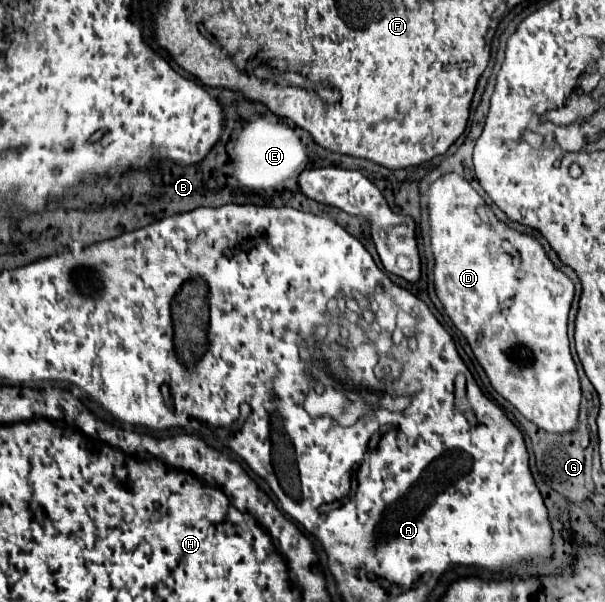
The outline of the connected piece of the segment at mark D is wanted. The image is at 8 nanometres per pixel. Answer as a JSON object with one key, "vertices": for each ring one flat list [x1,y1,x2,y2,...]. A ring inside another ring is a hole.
{"vertices":[[444,173,440,179,430,183,428,213,436,295,452,323,466,337,478,363,488,375,490,385,536,427,556,435,574,433,578,429,582,399,576,363,570,355,566,337,574,283,548,259,536,237,518,233,496,219,484,199,458,173]]}

